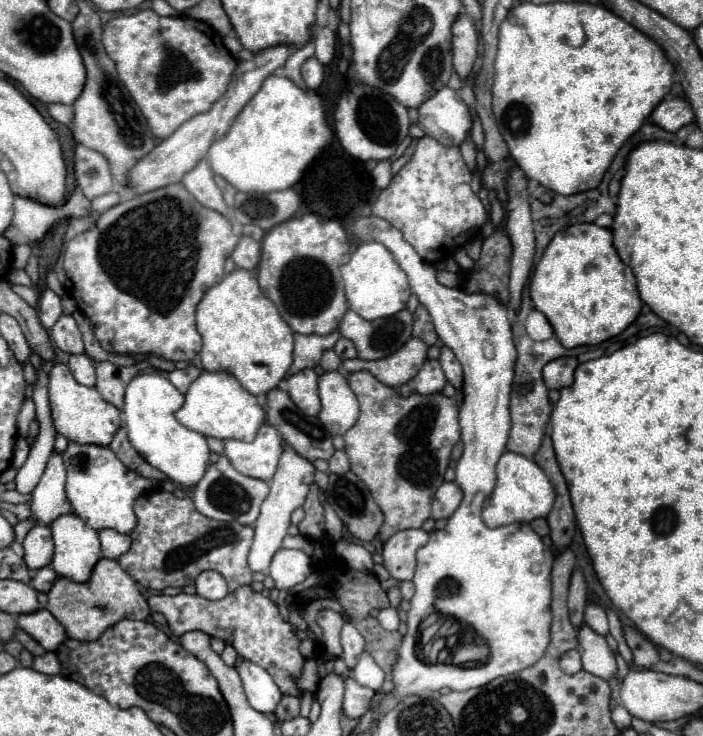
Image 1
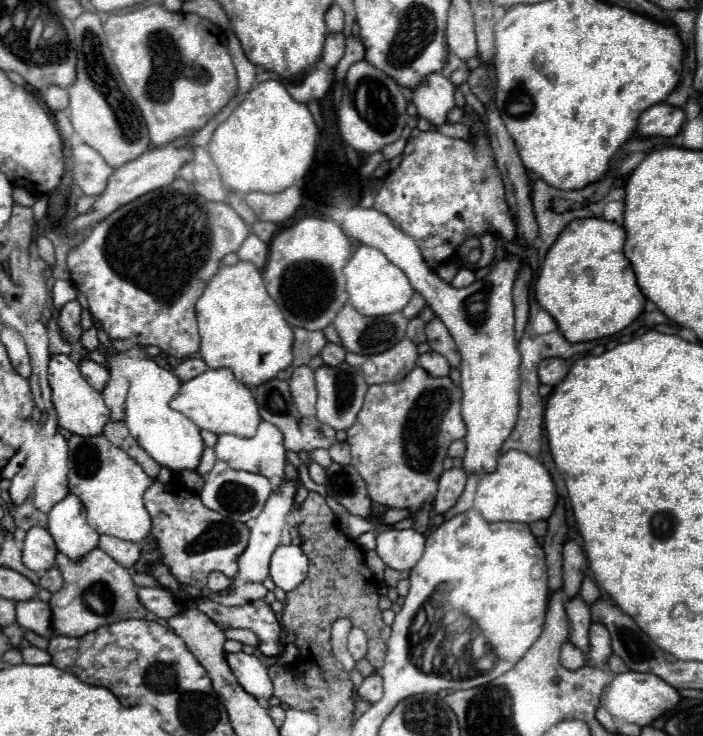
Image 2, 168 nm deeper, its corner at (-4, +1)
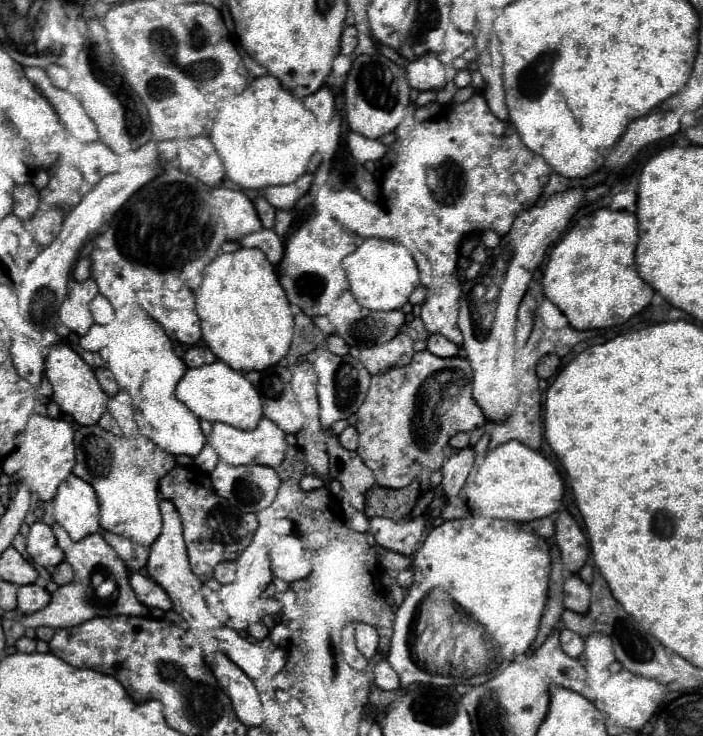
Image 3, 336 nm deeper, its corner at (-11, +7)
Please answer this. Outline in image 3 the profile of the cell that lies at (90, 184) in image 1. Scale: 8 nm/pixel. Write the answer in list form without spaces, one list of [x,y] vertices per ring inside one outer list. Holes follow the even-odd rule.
[[[93,141],[81,147],[77,167],[89,185],[97,185],[105,175],[117,171],[117,155],[101,141]]]

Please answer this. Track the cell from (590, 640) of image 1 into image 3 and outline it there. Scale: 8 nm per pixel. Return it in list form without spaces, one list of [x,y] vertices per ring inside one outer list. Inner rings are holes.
[[[571,573],[565,579],[565,607],[575,613],[587,613],[591,605],[591,589],[579,575]]]

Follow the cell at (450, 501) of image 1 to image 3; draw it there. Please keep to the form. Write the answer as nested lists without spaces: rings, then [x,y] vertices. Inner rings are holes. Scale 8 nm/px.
[[[465,447],[461,451],[457,451],[455,455],[451,455],[441,471],[443,471],[443,491],[447,497],[457,497],[461,487],[465,485],[465,479],[473,467],[475,461],[475,451]]]

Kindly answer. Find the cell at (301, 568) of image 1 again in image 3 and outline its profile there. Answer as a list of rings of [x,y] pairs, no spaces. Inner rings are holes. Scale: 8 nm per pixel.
[[[285,535],[279,539],[271,549],[271,571],[287,583],[305,579],[311,573],[311,561],[299,537]]]

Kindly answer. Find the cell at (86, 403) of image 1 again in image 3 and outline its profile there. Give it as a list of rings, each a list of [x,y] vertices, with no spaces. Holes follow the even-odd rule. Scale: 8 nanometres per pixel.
[[[57,343],[51,347],[45,359],[45,375],[53,385],[52,400],[57,403],[63,414],[71,416],[79,425],[95,425],[99,417],[107,411],[109,397],[101,391],[95,379],[95,371],[69,345]]]

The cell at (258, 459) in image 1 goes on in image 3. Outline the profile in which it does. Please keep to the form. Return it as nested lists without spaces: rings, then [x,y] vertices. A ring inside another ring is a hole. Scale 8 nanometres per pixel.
[[[263,417],[261,423],[253,431],[235,429],[227,423],[213,423],[213,431],[209,435],[209,445],[217,451],[219,459],[229,465],[259,463],[259,465],[267,465],[267,467],[277,467],[285,459],[285,449],[287,449],[285,433],[273,421],[267,421],[267,417]]]

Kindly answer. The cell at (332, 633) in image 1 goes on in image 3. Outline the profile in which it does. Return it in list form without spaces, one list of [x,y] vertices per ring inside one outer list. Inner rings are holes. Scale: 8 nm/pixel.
[[[349,623],[345,629],[343,629],[343,655],[345,655],[345,661],[353,667],[353,669],[357,669],[357,671],[365,671],[365,667],[367,667],[367,659],[359,653],[359,649],[355,647],[355,627],[353,627],[353,623]]]

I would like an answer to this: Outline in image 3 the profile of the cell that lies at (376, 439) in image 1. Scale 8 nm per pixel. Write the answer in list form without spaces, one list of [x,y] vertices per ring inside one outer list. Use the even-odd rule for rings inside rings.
[[[429,351],[413,355],[405,367],[393,367],[371,379],[365,403],[359,407],[357,453],[383,487],[407,487],[423,469],[441,469],[443,447],[459,431],[485,425],[485,415],[471,395],[473,371],[463,357],[437,357]]]

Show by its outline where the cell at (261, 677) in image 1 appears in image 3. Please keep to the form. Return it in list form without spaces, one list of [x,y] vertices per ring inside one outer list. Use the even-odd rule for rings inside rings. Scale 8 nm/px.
[[[219,627],[213,631],[213,637],[217,641],[219,651],[223,651],[235,665],[239,665],[251,679],[257,679],[259,675],[265,673],[267,667],[267,653],[261,645],[251,643],[235,629],[229,627]]]

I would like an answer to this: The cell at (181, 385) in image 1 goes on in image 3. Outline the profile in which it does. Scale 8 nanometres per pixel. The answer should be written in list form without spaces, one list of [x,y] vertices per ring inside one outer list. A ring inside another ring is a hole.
[[[195,345],[195,347],[191,347],[191,349],[185,353],[183,361],[187,363],[187,367],[199,367],[199,365],[207,365],[207,363],[217,361],[217,357],[211,353],[209,347],[205,347],[205,345]]]

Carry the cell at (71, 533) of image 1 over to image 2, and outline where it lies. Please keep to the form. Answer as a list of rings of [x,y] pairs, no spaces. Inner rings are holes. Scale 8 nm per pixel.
[[[68,495],[48,513],[48,531],[56,541],[56,549],[72,561],[84,559],[98,547],[98,533],[86,523],[86,511],[80,499]]]

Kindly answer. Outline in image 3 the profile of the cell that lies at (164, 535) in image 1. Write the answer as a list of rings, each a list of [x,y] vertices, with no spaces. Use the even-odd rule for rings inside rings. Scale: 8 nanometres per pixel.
[[[183,465],[171,469],[159,481],[161,497],[171,499],[183,519],[183,535],[187,543],[187,553],[193,573],[205,583],[213,577],[213,569],[221,561],[235,561],[239,553],[251,543],[257,529],[257,517],[253,513],[243,513],[219,497],[211,485],[211,479],[203,471],[193,471]]]

